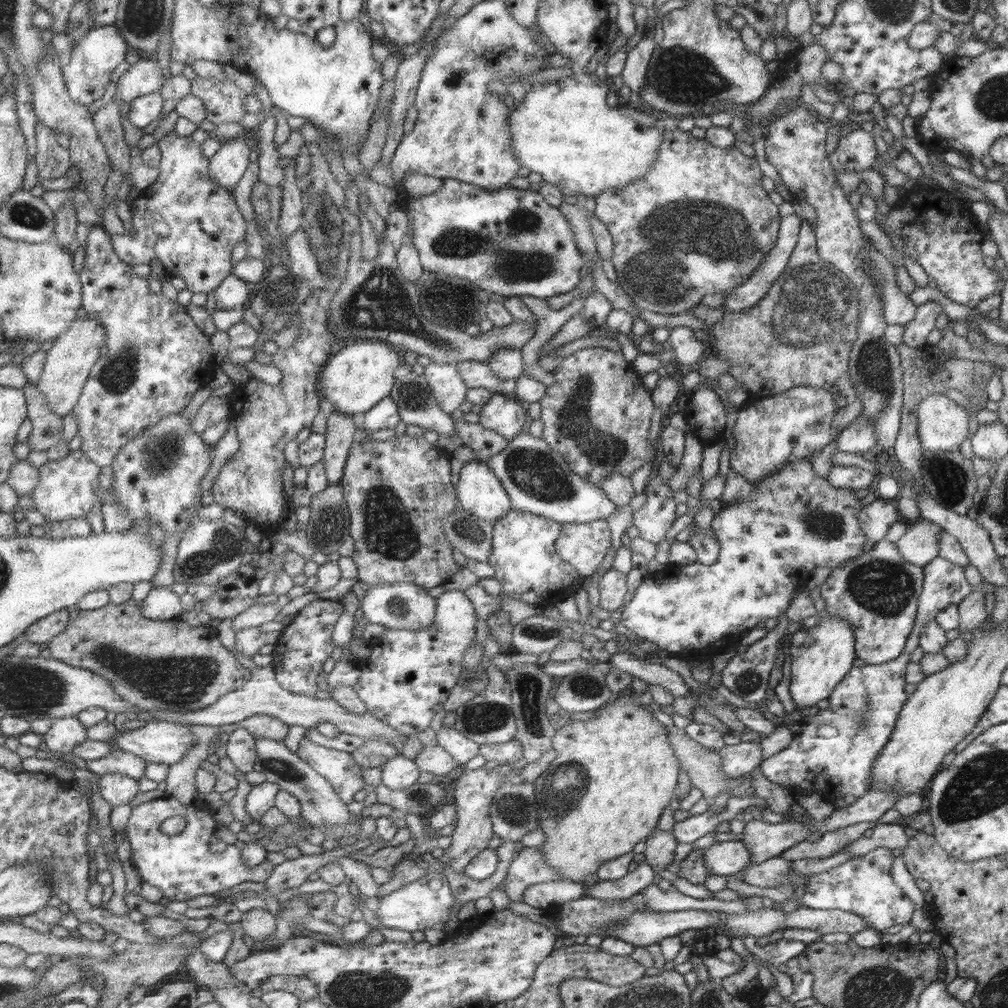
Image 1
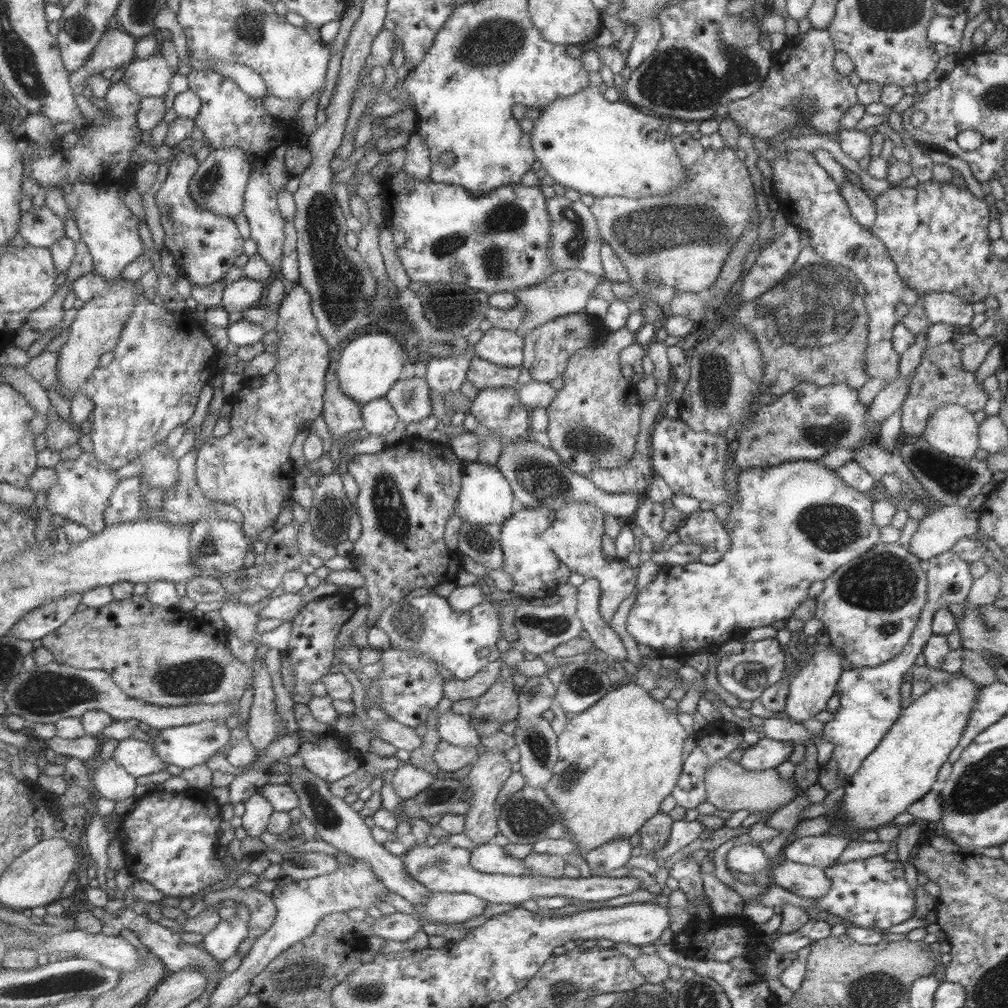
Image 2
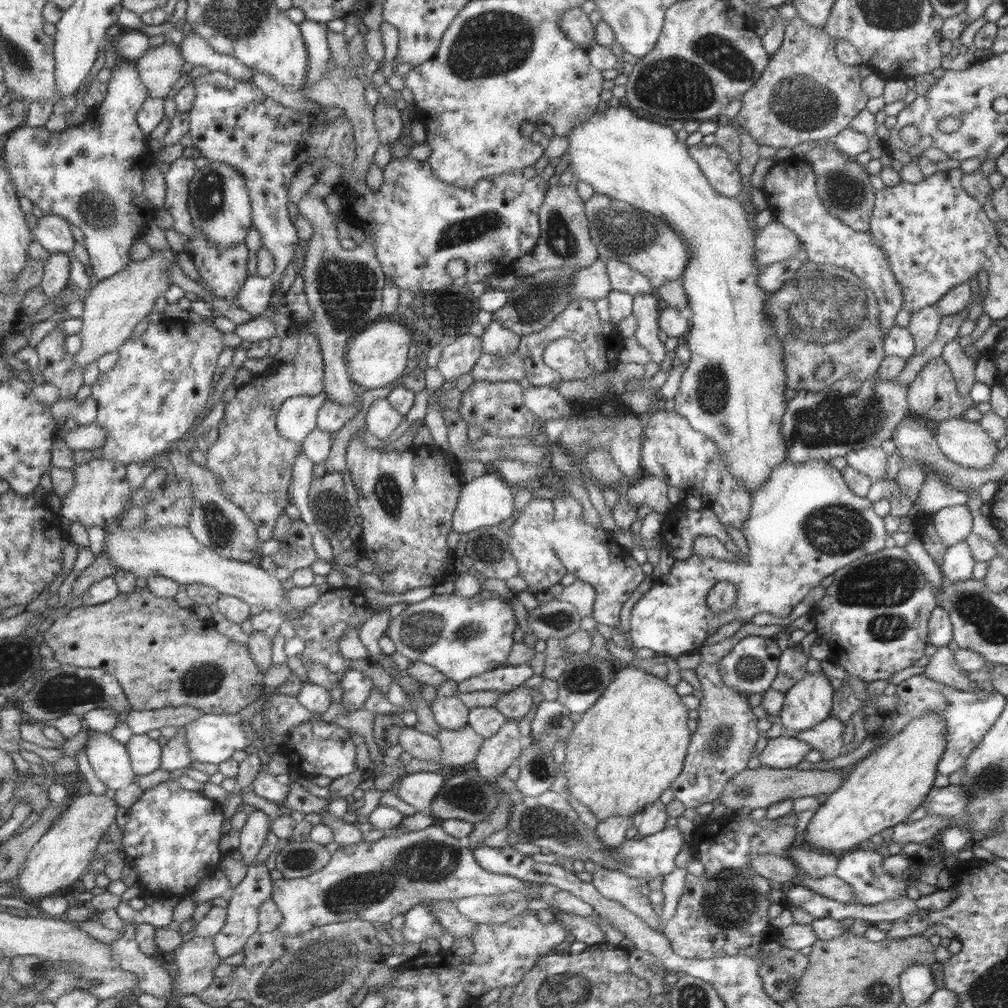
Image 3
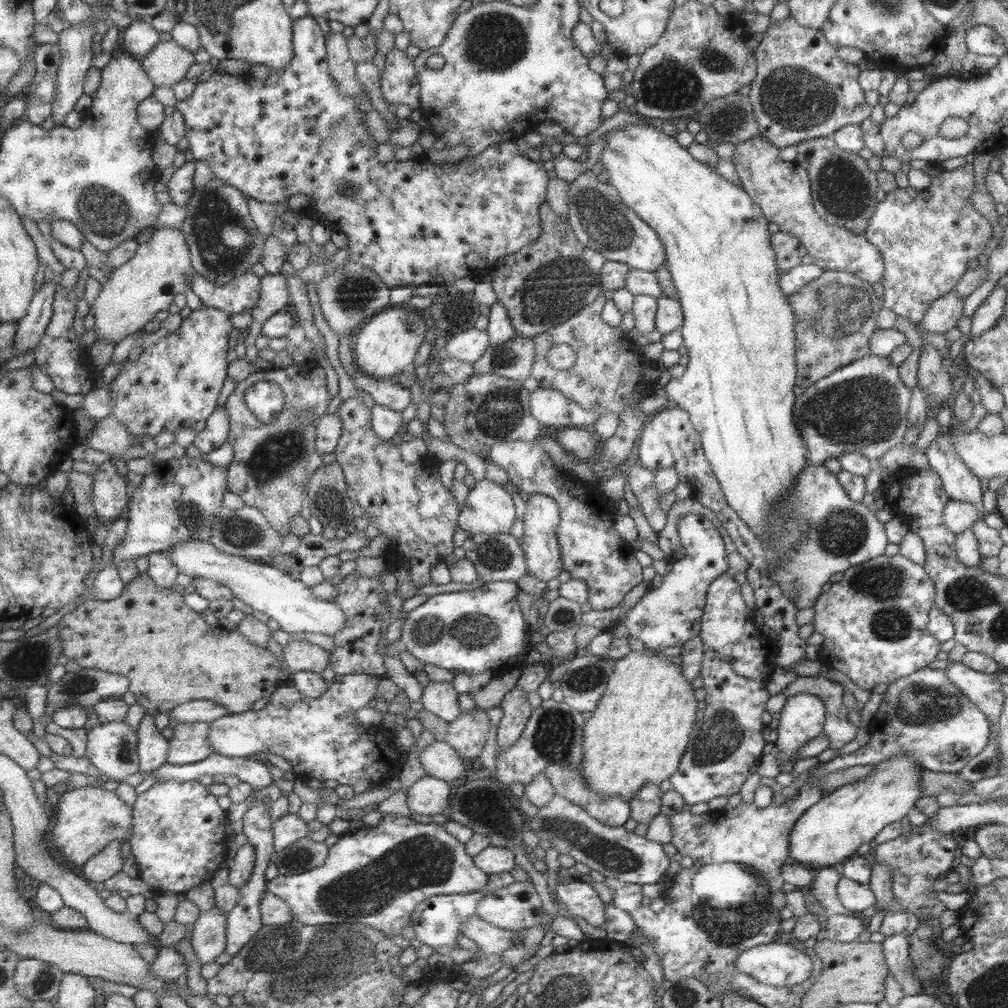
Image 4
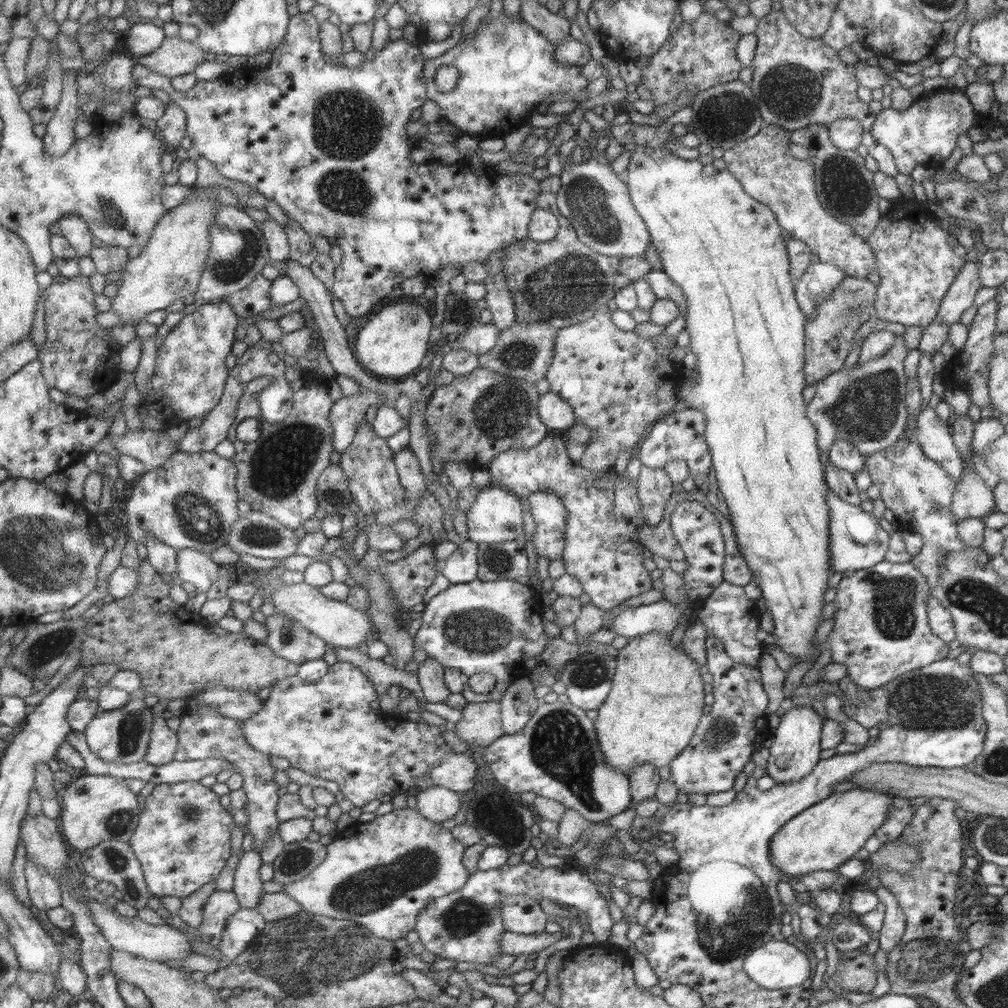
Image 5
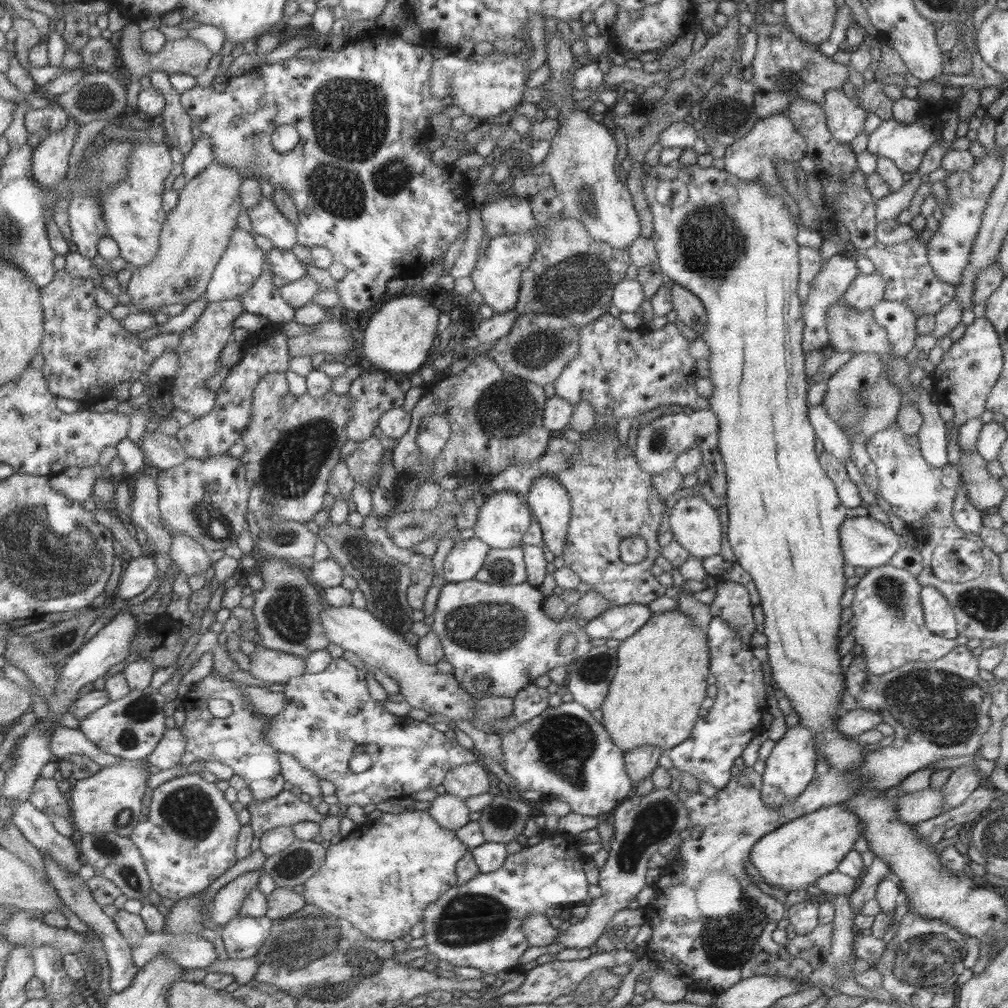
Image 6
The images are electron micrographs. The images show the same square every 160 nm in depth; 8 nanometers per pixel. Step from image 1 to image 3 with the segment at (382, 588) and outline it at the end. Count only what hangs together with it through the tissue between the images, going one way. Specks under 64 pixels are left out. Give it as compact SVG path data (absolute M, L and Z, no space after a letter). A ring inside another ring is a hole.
M437 592L427 599L407 605L388 623L387 634L394 644L395 652L411 661L431 665L446 678L458 683L504 664L513 644L511 634L515 625L512 605L498 595L479 592L470 599L453 592L450 594Z

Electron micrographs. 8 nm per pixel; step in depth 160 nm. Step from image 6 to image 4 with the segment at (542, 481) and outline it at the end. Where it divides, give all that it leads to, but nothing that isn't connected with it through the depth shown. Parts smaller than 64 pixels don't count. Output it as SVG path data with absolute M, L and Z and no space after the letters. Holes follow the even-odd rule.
M543 494L525 497L525 501L527 506L522 519L524 533L520 541L525 560L525 574L547 582L551 578L556 578L563 571L559 543L556 537L556 530L558 530L558 524L560 524L560 510L555 500Z

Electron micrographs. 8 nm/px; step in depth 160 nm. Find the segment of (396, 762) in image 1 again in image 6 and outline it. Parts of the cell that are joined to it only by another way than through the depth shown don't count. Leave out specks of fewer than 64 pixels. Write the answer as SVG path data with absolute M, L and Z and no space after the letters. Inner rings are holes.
M447 792L437 795L430 802L427 812L439 826L454 832L469 822L469 809L464 800Z

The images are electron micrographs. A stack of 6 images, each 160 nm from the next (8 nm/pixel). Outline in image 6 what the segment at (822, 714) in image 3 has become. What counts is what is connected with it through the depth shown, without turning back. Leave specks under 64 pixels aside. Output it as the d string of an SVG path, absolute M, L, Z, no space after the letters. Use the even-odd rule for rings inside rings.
M802 724L787 729L782 737L774 743L771 752L764 761L764 771L760 776L760 787L758 788L760 799L768 808L785 806L807 788L807 785L813 780L817 758L812 732Z

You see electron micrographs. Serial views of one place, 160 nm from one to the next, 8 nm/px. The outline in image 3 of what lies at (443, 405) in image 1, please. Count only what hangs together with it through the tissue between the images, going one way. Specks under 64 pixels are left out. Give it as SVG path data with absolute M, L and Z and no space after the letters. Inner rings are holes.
M470 333L461 334L441 350L437 370L445 381L455 380L461 374L470 372L481 353L480 337Z

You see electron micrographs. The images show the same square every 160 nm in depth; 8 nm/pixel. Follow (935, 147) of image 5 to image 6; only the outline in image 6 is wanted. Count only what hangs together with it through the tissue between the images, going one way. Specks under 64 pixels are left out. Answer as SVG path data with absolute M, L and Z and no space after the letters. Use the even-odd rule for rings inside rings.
M938 103L931 106L924 106L923 112L915 122L899 124L892 118L883 120L882 123L868 134L866 151L876 156L884 156L903 173L912 173L917 170L925 149L941 138L944 122L940 119Z

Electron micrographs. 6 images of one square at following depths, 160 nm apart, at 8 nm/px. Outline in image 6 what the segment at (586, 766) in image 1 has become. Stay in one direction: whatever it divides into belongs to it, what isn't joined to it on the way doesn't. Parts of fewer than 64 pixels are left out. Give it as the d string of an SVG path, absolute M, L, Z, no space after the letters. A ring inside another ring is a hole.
M677 607L659 614L653 613L639 630L620 641L616 648L616 665L606 699L600 707L601 724L609 733L612 743L615 743L623 754L643 745L659 747L665 753L685 740L698 719L697 712L706 697L705 678L710 670L709 647L704 629L695 626L691 618L685 616Z

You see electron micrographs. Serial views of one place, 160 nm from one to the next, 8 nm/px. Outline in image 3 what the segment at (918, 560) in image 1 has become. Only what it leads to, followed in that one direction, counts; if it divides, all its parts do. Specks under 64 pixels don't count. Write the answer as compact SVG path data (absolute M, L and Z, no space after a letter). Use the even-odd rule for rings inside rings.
M965 505L946 507L931 515L931 522L946 546L961 542L972 530L972 516Z

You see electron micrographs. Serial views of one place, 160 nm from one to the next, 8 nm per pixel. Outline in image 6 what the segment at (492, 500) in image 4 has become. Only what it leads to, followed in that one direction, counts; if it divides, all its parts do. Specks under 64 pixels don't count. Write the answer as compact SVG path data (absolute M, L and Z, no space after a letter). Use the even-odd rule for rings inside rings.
M511 491L485 493L478 498L478 515L472 528L474 536L482 540L489 549L511 549L520 546L521 536L529 528L533 513L523 502L523 497Z

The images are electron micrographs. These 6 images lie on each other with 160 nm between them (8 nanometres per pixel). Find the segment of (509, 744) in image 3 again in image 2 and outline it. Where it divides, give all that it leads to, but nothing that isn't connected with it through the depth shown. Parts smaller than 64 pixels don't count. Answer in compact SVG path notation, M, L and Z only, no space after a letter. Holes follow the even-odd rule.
M485 749L476 760L470 764L470 771L464 782L472 792L470 796L470 807L464 817L463 834L475 844L479 846L483 843L492 842L491 839L498 832L496 825L497 811L495 809L495 799L502 784L511 774L511 763L505 759L505 753L499 751L490 751Z

